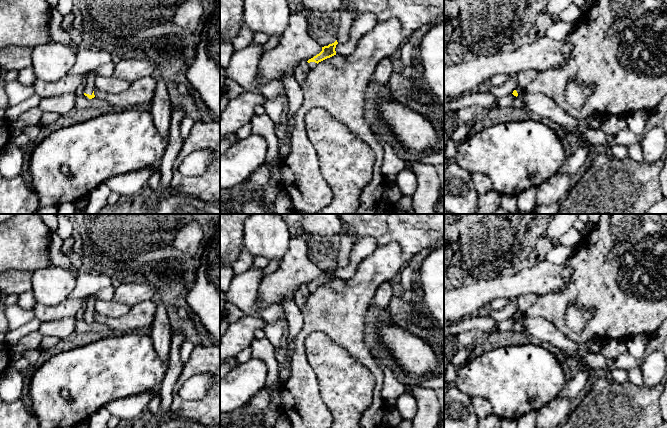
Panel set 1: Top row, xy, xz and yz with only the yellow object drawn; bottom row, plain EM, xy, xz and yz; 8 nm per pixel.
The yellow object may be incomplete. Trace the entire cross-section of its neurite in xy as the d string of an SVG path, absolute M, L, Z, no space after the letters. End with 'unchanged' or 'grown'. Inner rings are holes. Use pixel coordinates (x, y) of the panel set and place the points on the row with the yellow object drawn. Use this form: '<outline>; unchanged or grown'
M92 71L88 75L87 83L84 88L84 96L87 99L92 99L95 97L94 95L94 89L95 89L95 80L98 77L97 73L95 71Z; grown

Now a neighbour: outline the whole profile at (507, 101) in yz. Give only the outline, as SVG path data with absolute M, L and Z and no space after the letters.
M513 94L504 96L504 97L500 97L497 99L497 106L501 107L501 108L508 108L508 107L512 107L513 106L513 101L516 98L516 96L514 96Z

